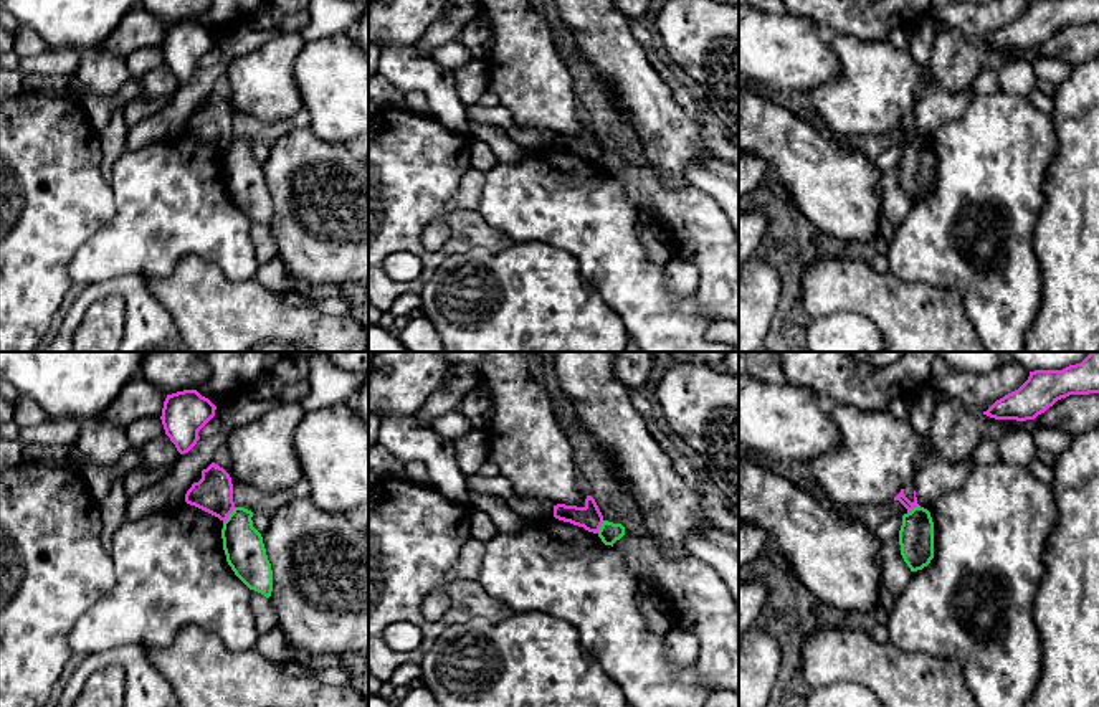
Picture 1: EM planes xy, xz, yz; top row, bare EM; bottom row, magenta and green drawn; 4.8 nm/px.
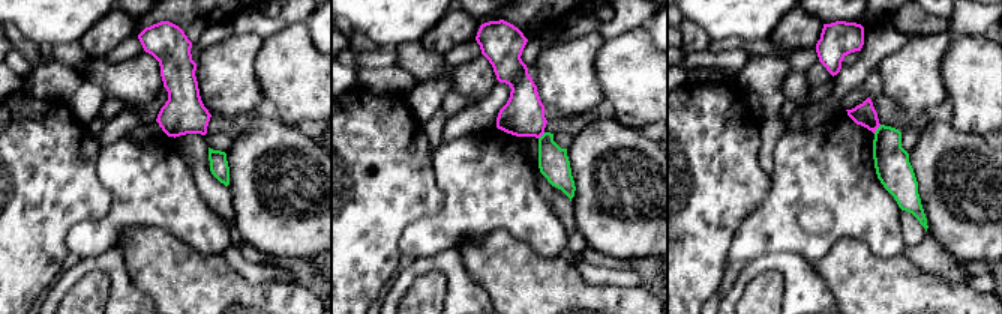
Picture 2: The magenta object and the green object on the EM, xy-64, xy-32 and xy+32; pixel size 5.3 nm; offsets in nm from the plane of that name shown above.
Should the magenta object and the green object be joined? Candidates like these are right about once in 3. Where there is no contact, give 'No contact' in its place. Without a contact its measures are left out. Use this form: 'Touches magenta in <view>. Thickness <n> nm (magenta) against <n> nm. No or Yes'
Touches magenta in xy. Thickness 190 nm (magenta) against 190 nm. No

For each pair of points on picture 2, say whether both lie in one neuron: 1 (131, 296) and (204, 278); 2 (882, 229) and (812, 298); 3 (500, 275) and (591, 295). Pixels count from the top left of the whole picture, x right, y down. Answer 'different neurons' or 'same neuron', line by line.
1: different neurons
2: different neurons
3: same neuron

